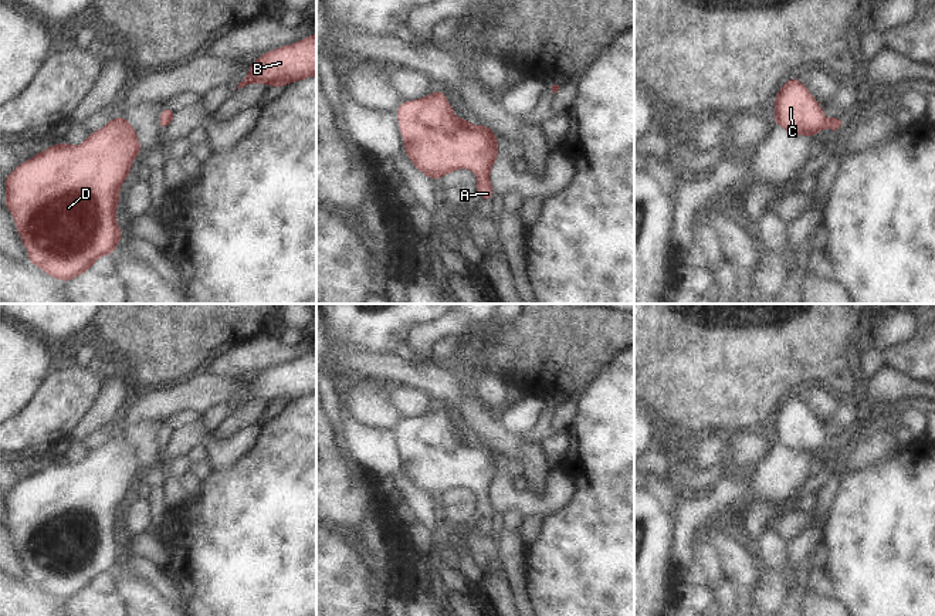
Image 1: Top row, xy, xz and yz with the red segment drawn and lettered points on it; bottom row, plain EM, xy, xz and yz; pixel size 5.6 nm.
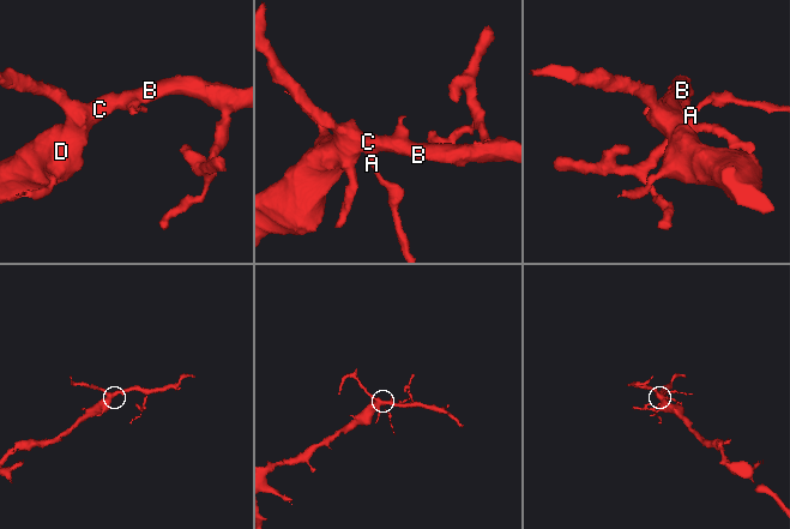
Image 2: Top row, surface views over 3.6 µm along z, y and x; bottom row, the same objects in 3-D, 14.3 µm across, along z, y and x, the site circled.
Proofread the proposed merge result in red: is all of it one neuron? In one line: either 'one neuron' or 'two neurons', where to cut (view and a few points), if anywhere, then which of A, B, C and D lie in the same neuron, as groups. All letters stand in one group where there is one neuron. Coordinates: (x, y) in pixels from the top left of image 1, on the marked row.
one neuron; cut none; groups A B C D

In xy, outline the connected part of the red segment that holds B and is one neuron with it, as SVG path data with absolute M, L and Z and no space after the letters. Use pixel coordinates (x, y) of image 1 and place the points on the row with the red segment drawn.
M316 34L268 51L248 65L251 70L237 88L250 84L267 84L281 88L314 77L316 75Z

